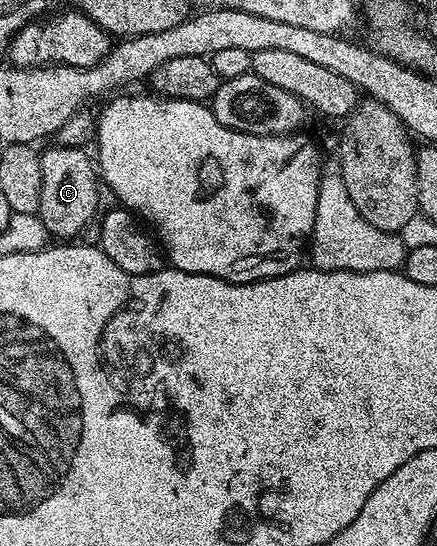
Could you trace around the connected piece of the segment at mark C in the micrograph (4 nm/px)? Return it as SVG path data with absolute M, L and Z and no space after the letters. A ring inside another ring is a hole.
M59 144L55 148L43 148L41 152L41 206L38 210L52 237L67 242L79 238L91 219L96 219L100 211L98 190L101 177L94 159L86 156L83 148L71 148ZM96 212L96 216L95 216ZM59 236L59 237L57 237Z

